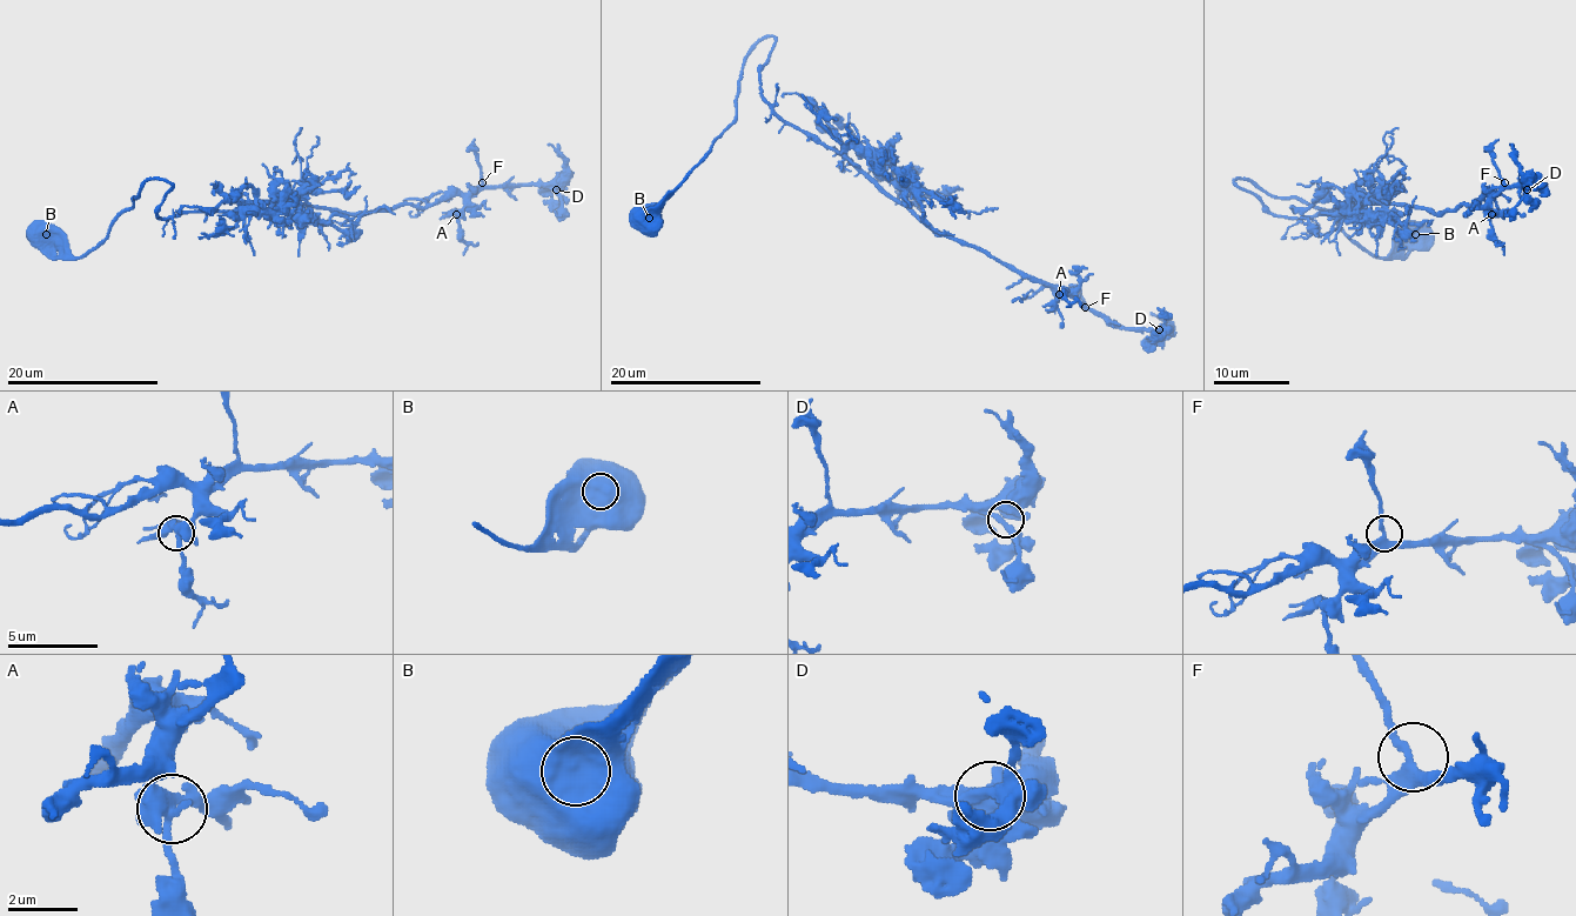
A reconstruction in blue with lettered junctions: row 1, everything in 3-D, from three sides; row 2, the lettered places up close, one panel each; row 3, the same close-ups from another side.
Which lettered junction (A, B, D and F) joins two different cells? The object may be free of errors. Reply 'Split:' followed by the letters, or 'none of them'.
Split: none of them

